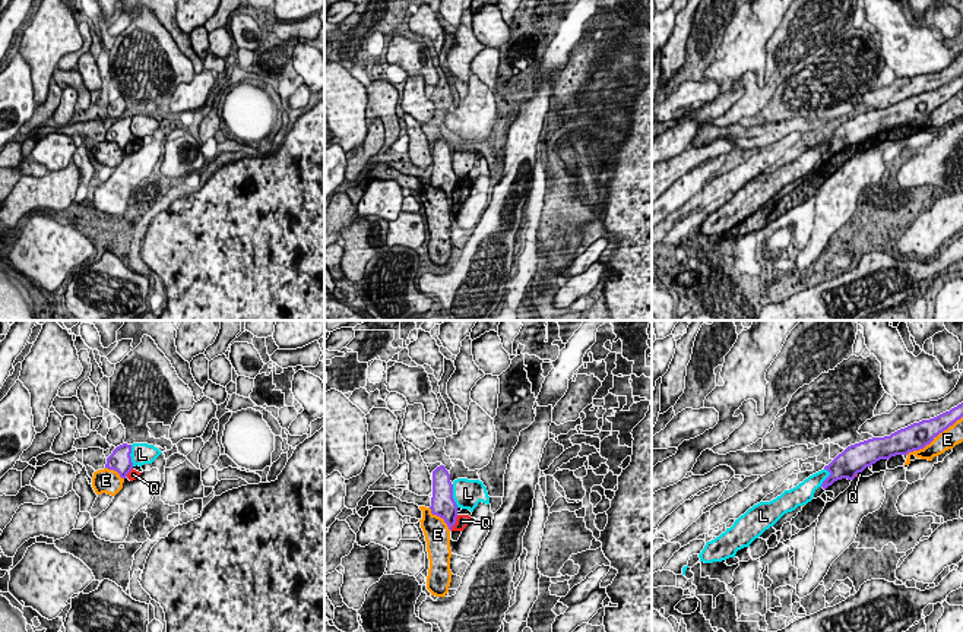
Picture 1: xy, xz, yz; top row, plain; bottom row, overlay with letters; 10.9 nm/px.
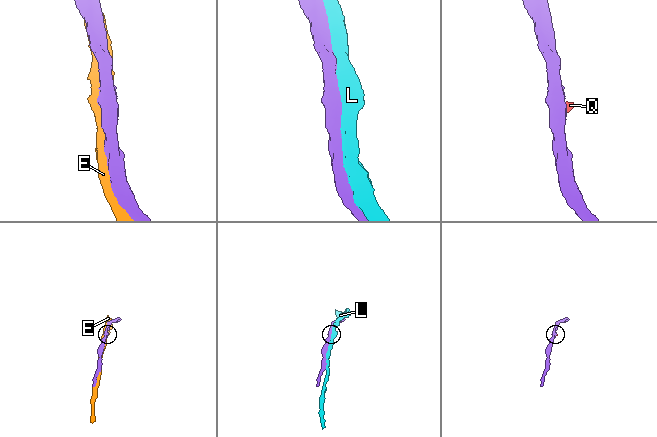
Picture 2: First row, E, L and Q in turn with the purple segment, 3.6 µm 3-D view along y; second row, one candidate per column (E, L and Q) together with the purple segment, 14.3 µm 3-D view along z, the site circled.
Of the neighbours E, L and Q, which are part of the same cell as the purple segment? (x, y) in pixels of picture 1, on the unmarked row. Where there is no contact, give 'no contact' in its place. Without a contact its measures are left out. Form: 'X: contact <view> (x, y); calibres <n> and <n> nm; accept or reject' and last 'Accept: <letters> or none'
E: contact yz (934, 108); calibres 300 and 200 nm; reject
L: contact xz (452, 168); calibres 280 and 320 nm; reject
Q: contact xz (455, 195); calibres 280 and 140 nm; reject
Accept: none

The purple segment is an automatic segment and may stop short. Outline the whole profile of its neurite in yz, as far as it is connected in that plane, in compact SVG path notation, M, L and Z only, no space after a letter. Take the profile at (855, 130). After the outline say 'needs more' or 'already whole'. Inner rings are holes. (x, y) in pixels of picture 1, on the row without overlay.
M963 75L950 83L929 92L913 95L890 108L872 110L850 117L824 139L830 148L823 154L821 159L826 162L842 151L853 152L858 145L862 145L880 132L890 132L896 127L907 127L909 124L924 121L962 89Z | already whole

